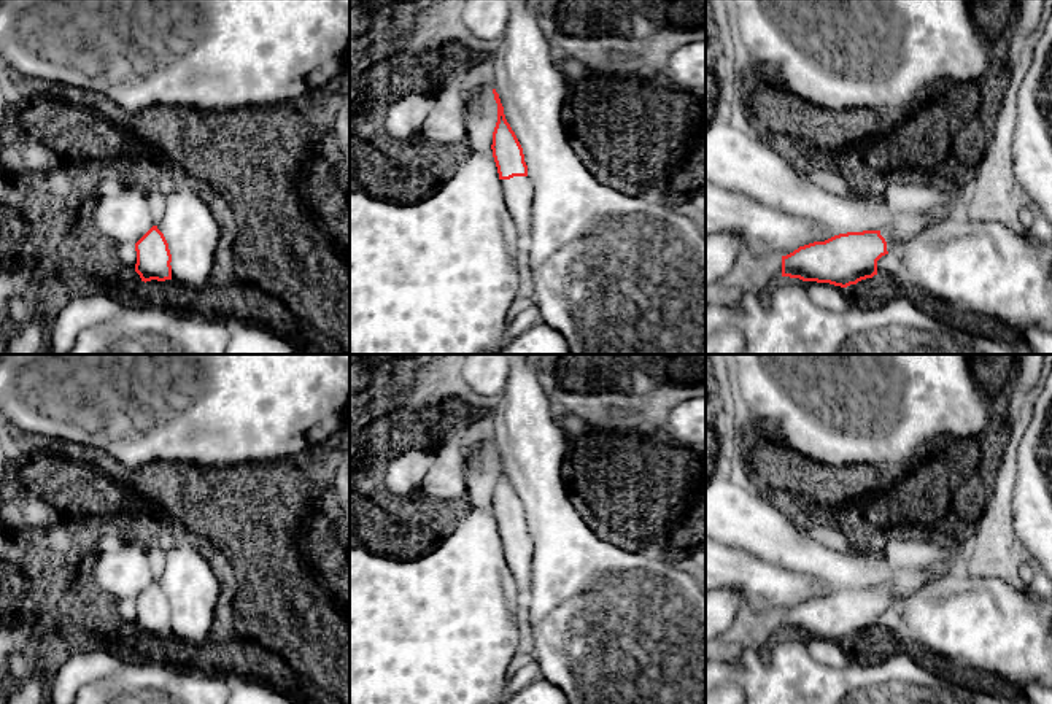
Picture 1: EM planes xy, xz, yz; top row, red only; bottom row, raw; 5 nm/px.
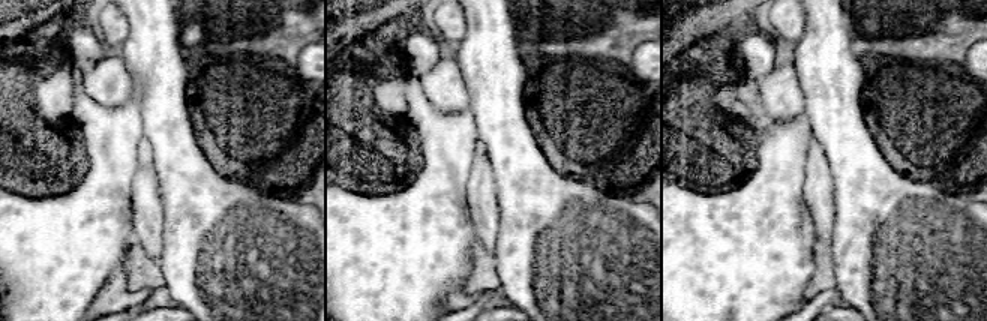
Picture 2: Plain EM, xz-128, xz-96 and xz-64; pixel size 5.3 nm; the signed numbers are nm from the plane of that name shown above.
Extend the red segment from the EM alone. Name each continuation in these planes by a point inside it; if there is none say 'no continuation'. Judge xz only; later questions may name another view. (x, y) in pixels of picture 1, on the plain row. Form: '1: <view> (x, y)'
1: xz (518, 549)

